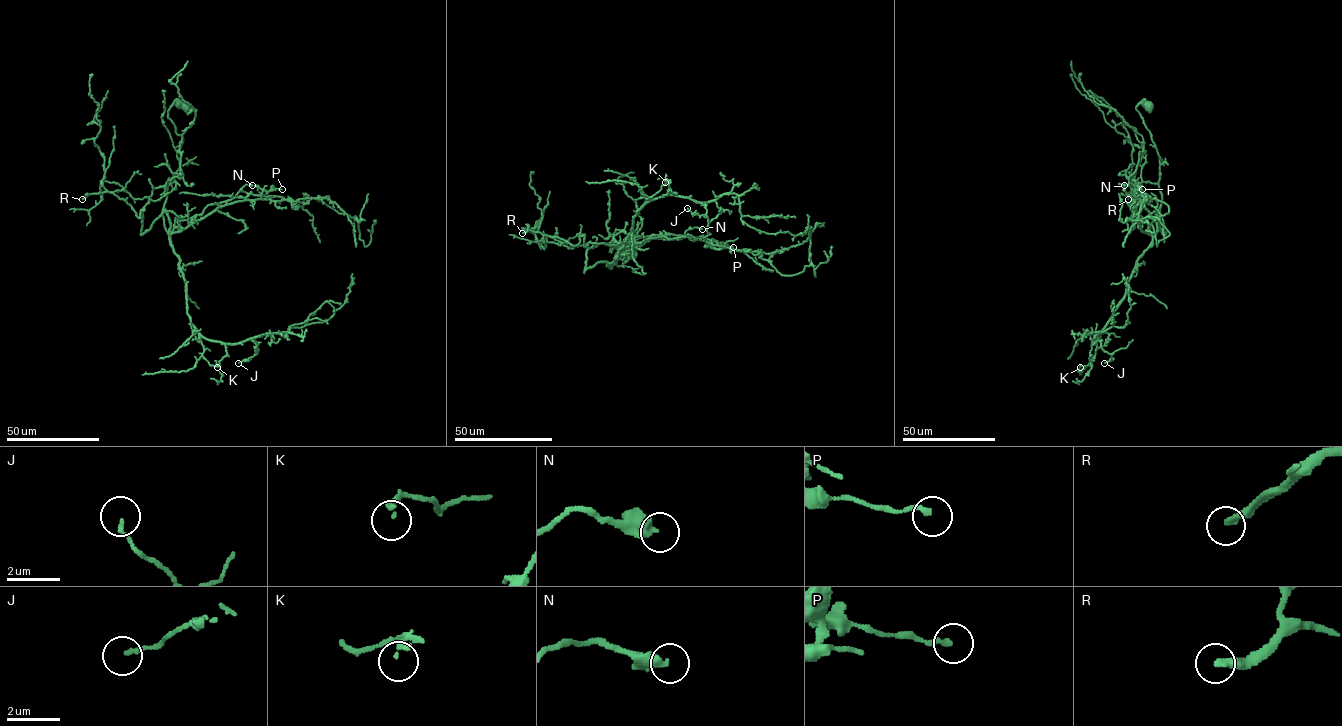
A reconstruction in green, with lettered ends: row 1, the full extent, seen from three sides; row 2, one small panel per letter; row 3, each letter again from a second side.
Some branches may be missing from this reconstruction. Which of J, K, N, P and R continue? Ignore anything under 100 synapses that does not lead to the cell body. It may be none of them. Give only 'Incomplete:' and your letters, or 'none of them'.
Incomplete: R

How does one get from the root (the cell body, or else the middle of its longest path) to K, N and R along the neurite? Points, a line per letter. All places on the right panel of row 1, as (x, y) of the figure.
K: (1147, 105), (1136, 110), (1159, 159), (1156, 232), (1096, 338), (1094, 359), (1080, 367)
N: (1147, 105), (1136, 110), (1159, 159), (1156, 232), (1158, 212), (1137, 215), (1124, 185)
R: (1147, 105), (1136, 110), (1159, 180), (1135, 181), (1143, 207), (1130, 218), (1140, 205), (1128, 199)

